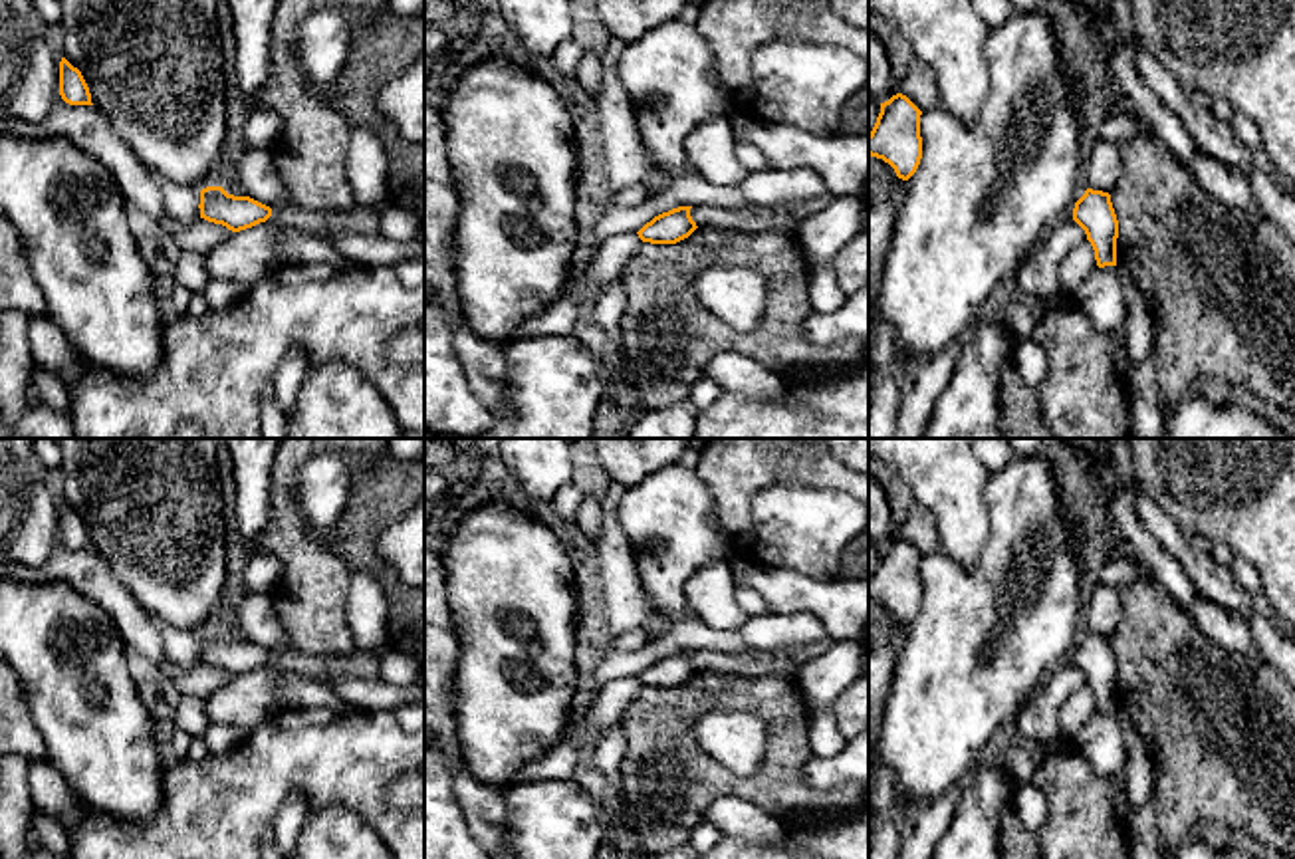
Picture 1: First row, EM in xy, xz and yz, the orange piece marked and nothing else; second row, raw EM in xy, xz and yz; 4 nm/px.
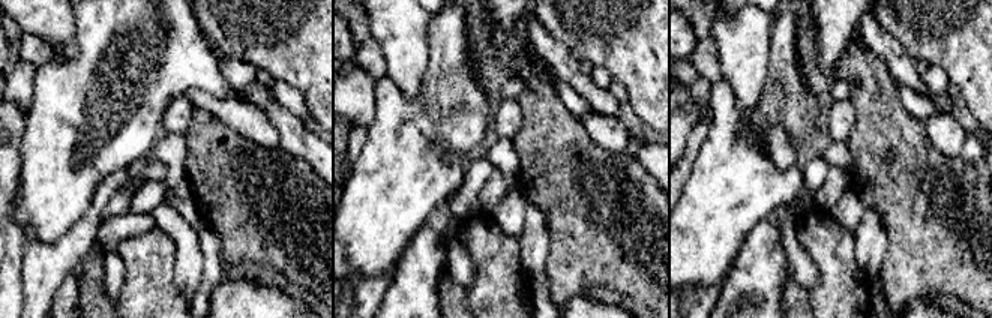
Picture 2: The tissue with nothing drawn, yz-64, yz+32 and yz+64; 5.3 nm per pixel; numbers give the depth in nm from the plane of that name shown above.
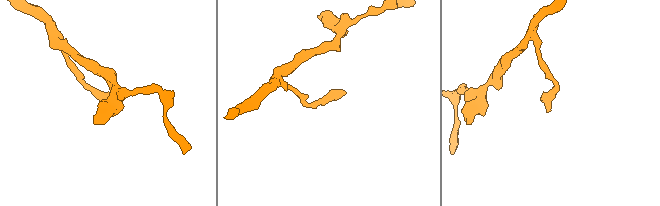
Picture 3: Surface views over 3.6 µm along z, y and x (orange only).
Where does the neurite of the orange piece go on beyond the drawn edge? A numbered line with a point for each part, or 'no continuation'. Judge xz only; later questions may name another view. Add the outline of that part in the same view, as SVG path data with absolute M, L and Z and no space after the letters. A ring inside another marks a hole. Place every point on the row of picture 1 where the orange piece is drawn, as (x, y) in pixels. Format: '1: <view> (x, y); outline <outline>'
no continuation

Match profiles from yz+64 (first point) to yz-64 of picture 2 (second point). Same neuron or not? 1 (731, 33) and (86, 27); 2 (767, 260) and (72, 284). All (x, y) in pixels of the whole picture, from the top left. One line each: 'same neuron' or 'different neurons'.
1: different neurons
2: same neuron

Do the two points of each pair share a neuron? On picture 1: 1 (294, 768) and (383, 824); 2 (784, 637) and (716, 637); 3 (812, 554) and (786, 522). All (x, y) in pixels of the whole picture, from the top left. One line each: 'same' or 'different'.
1: same
2: different
3: same

